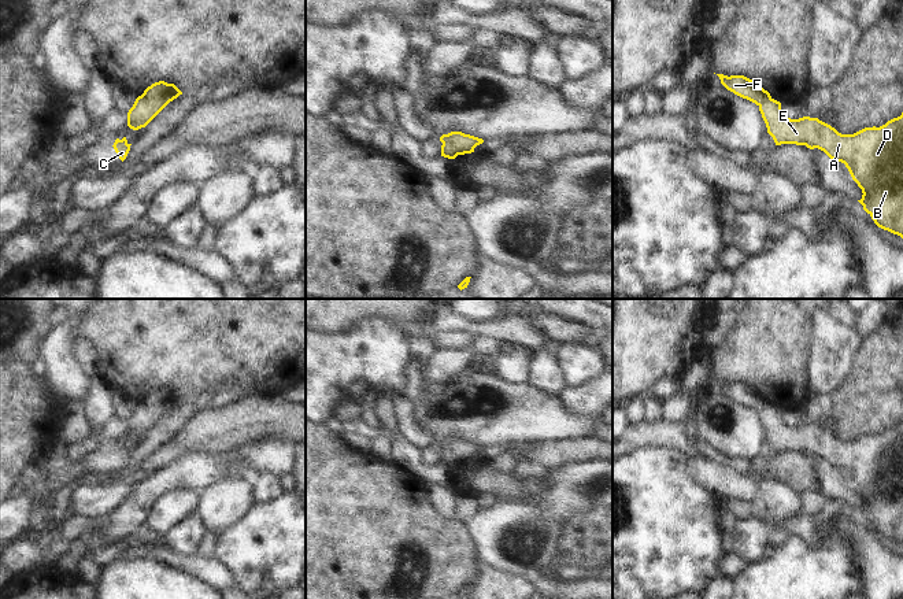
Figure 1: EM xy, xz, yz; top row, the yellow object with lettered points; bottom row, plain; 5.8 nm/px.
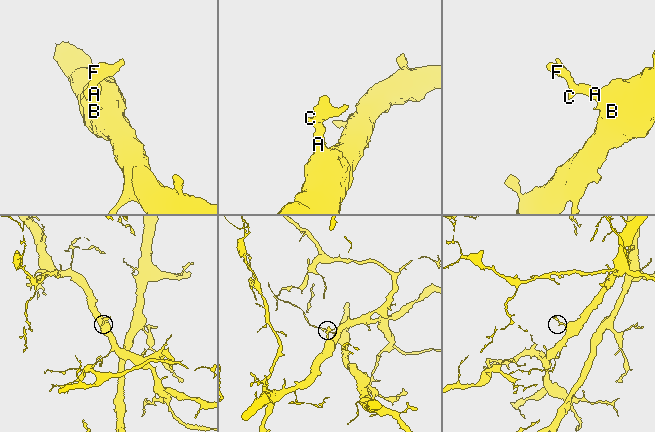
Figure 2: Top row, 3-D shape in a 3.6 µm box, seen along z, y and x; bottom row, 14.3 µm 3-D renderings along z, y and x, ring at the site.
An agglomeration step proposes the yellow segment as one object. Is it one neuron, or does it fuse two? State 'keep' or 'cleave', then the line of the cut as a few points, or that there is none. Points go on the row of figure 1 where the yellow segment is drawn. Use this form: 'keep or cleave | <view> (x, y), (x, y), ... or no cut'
keep | no cut

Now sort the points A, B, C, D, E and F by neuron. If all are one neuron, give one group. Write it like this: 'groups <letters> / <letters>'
groups A B C D E F

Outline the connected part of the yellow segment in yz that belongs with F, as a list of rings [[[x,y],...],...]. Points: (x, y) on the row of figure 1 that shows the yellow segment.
[[[717,75],[728,90],[759,107],[767,133],[773,137],[776,145],[796,144],[806,145],[810,149],[818,148],[834,162],[844,163],[852,180],[862,189],[863,195],[858,201],[863,206],[863,210],[878,228],[903,239],[903,112],[880,127],[865,127],[854,134],[841,134],[818,118],[791,119],[785,117],[781,111],[781,103],[744,75]]]

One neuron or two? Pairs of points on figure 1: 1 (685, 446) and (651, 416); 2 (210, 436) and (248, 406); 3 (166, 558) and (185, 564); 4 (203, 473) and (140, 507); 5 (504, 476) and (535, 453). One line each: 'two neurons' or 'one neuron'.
1: two neurons
2: one neuron
3: one neuron
4: one neuron
5: two neurons

